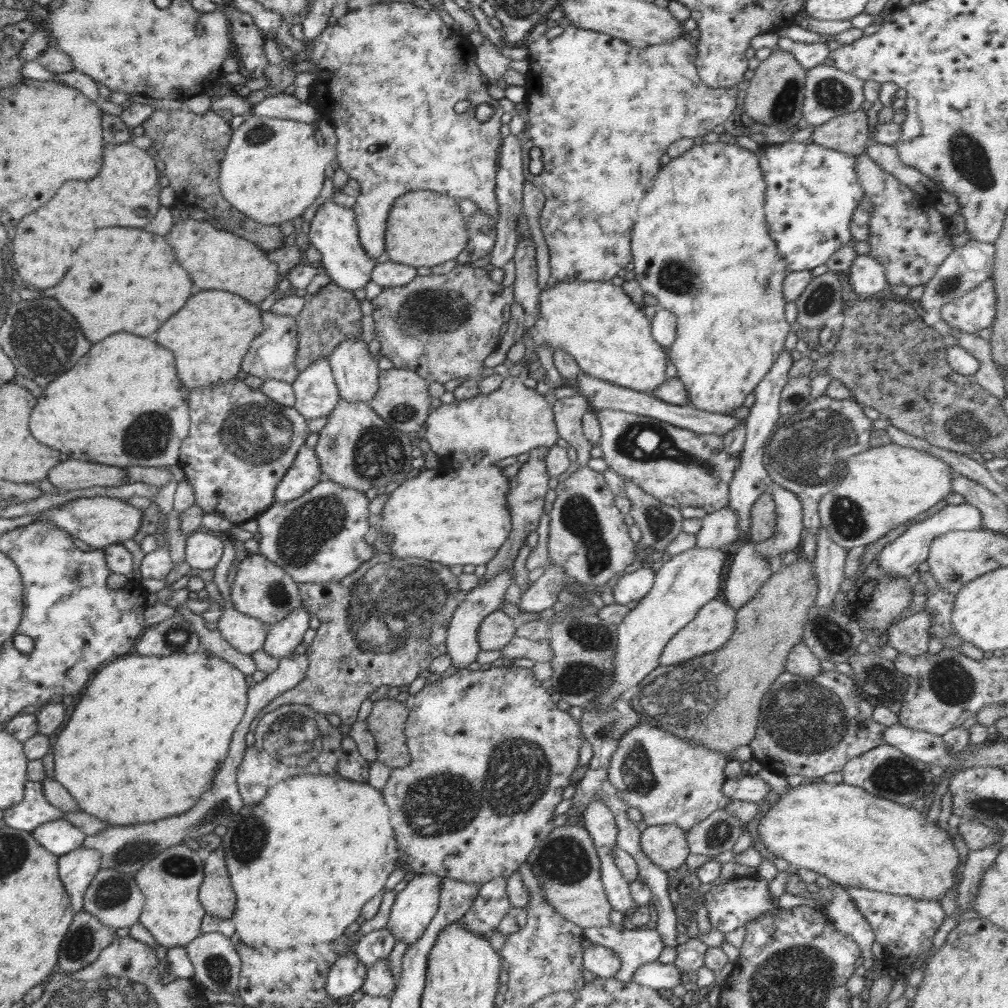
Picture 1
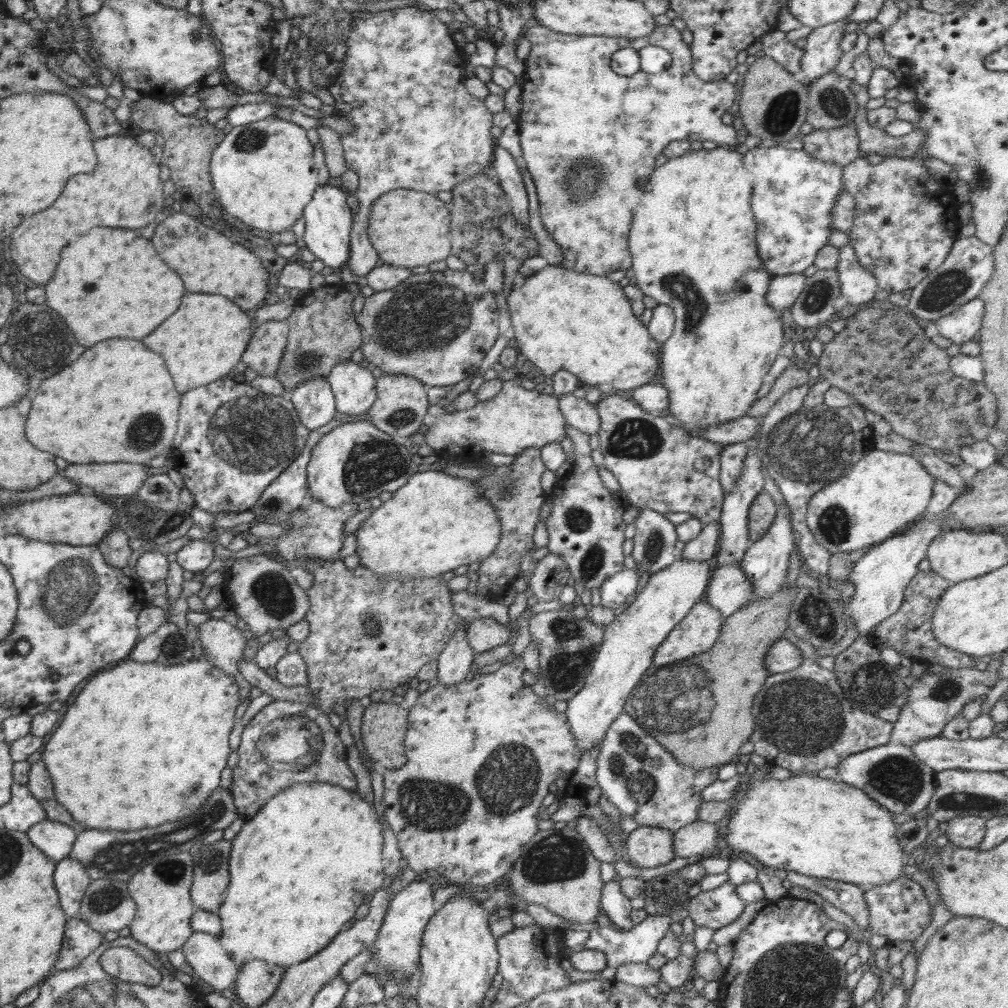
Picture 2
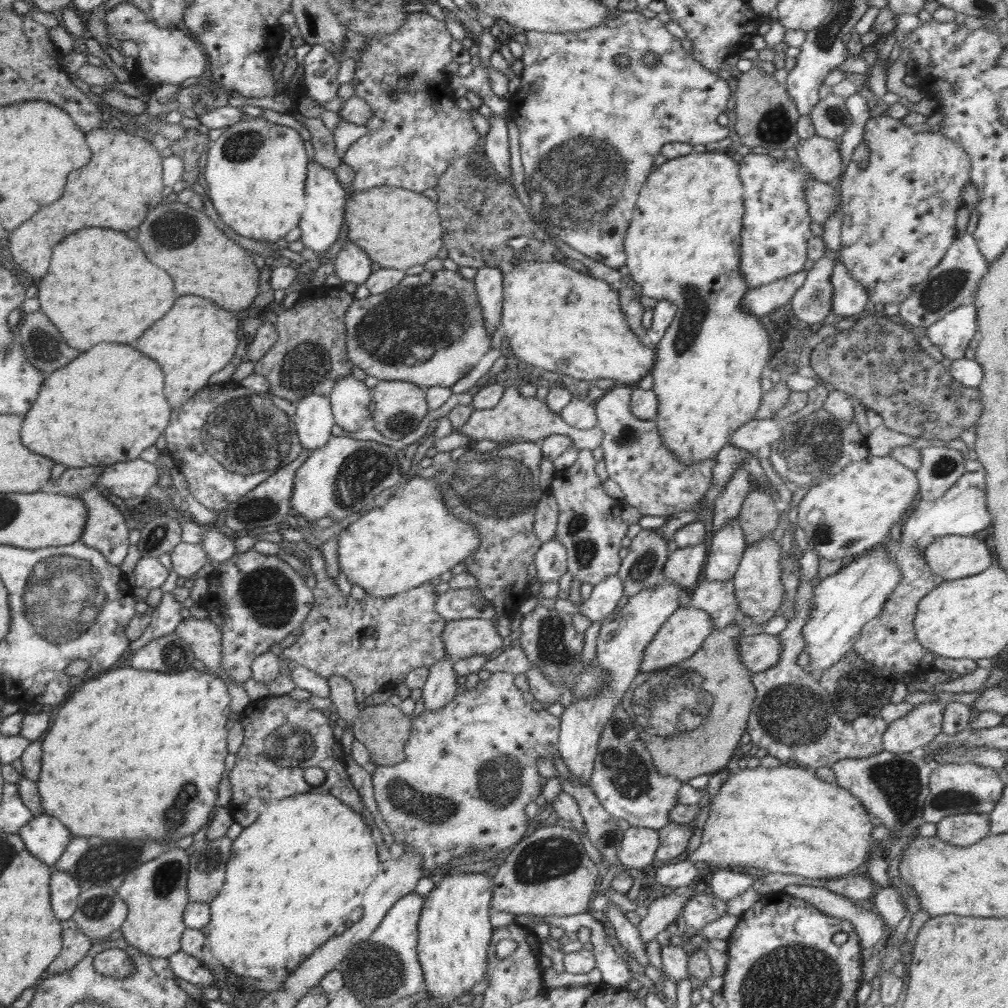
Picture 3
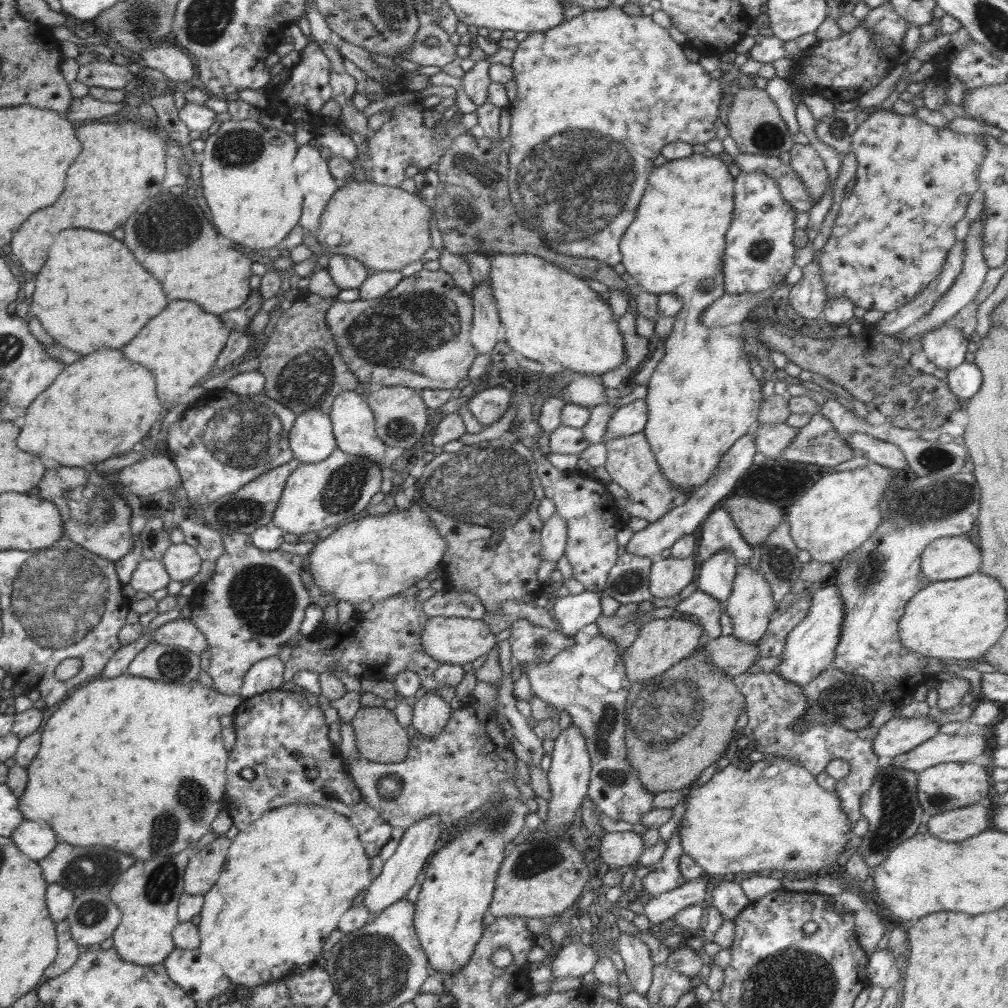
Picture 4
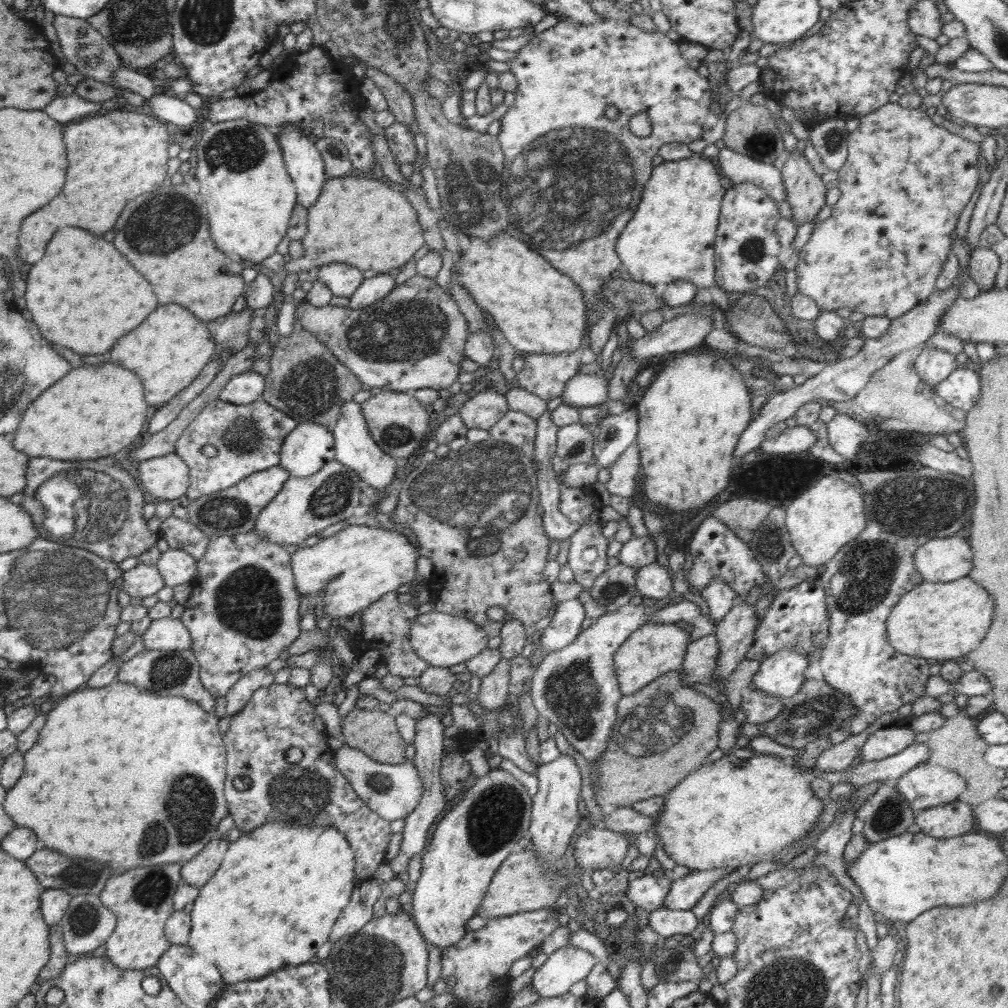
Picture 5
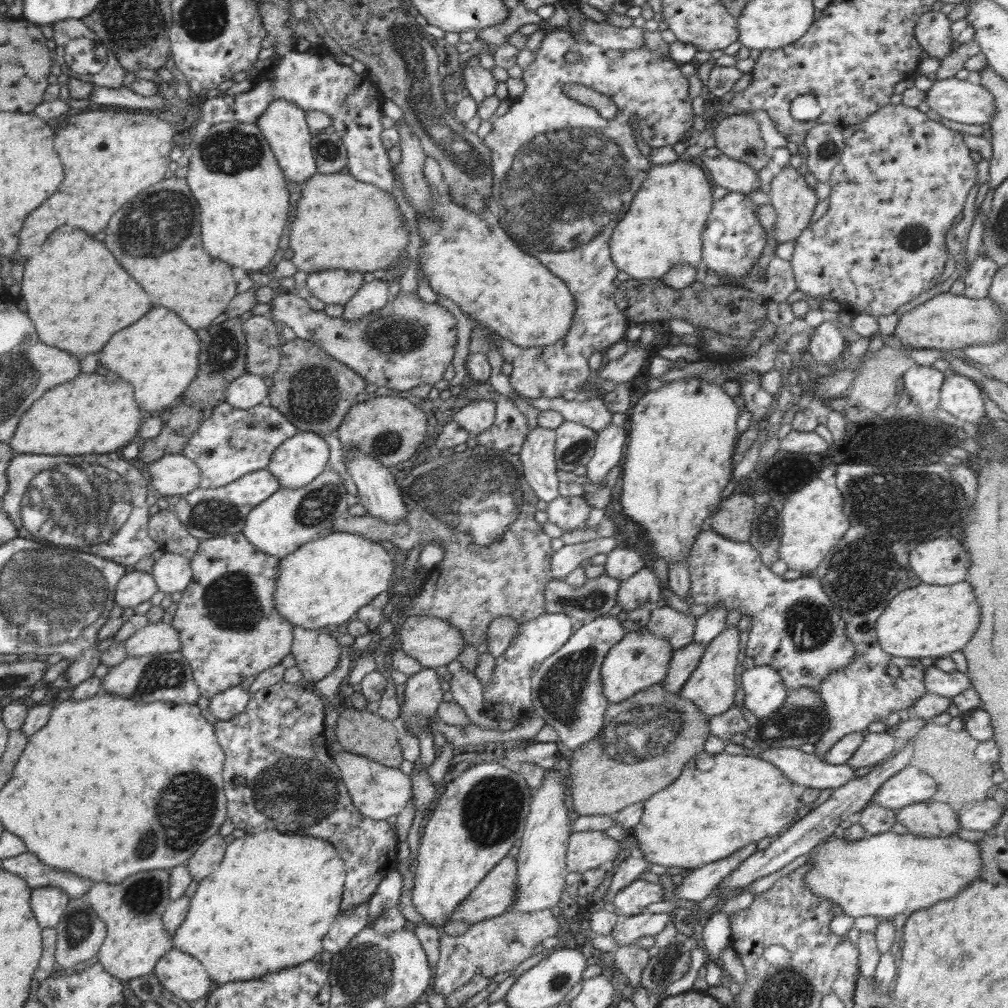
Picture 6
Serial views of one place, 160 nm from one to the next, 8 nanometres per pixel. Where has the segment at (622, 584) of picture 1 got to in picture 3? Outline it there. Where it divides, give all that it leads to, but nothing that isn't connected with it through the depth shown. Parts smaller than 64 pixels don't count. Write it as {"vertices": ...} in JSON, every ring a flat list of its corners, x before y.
{"vertices":[[615,574,606,580,593,585,591,595,576,605,569,599,558,598,555,609,564,614,576,614,579,612,591,621,602,621,612,614,618,606,618,600,622,598,624,587,622,581]]}

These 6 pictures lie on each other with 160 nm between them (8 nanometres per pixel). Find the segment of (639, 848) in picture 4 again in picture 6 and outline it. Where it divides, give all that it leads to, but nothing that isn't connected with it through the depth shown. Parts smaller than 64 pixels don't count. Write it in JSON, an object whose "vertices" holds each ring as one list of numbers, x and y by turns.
{"vertices":[[604,831,572,833,566,851,569,872,583,873,598,867,610,867,620,851,620,843]]}

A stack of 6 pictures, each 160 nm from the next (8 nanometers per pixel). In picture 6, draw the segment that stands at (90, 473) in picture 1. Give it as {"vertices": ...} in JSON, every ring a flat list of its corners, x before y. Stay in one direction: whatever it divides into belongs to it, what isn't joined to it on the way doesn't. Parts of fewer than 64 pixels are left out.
{"vertices":[[182,453,166,454,148,464,148,468,159,496,174,500,200,486,200,468]]}

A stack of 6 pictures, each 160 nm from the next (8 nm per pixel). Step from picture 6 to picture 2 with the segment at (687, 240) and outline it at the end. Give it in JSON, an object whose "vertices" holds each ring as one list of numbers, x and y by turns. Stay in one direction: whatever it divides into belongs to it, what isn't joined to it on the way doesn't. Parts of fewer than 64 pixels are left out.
{"vertices":[[723,148,691,150,678,158,671,158,659,167,656,167,650,175,645,185,642,200,636,208,633,217,632,230,630,230,628,243,631,254,631,268,636,278,637,286,650,298,654,298,660,304,667,304,673,308,675,314,674,331,669,340,660,344,660,372,662,375,662,386,666,386,669,394,669,405,667,409,675,418,677,425,689,433,690,436,699,436,699,430,716,426,721,422,736,420,747,414,749,406,757,400,756,393,760,390,762,383,768,379,768,370,774,362,776,356,781,352,784,345,784,327,780,320,780,312,775,311,767,303,768,285,774,275,770,275,764,269,764,263,758,255,756,245,756,228,754,222,754,211,750,207,752,198,752,185,754,183,753,174,744,168,743,155,734,148,724,150]]}

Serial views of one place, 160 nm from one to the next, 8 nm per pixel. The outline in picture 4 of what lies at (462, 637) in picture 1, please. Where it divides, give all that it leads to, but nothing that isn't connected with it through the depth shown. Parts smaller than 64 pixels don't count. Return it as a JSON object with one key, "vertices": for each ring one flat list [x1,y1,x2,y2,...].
{"vertices":[[430,690,430,693,416,700,413,708,411,724,421,736,424,735,428,739,440,734,440,730,446,726,452,712,450,703,446,703,440,696,437,696,435,691]]}

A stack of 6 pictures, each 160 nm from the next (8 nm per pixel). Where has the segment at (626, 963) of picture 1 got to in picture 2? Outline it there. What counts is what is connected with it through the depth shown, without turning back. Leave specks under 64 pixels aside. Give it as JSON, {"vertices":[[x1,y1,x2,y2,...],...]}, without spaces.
{"vertices":[[661,914,648,915,639,924,633,925,630,930,621,930,617,927,598,926,590,932,584,934,581,938,584,942,586,950,600,950,606,955,607,965,600,972,584,972,578,969,568,970,567,976,572,983,588,981,592,979,608,979,613,980,616,974,617,966,626,963,647,963,648,959,657,952,659,940,662,939,666,933,669,932,671,925,671,918]]}

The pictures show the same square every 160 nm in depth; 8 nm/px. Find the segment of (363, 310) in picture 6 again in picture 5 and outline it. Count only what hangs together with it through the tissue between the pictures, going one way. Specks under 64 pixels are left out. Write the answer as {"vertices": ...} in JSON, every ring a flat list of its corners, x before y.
{"vertices":[[386,273,377,274,374,278,366,278,349,296,349,307,356,310,370,306,384,298,396,285,394,278]]}

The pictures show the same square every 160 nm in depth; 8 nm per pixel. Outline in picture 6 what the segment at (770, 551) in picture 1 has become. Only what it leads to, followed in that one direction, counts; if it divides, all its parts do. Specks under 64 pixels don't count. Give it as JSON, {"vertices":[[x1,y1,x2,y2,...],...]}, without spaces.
{"vertices":[[725,627,712,642,707,644,700,662,692,672,692,676,688,678,687,684,682,686,679,693,680,697,696,704,696,707,708,717,708,720,727,712,735,704,738,652,740,652,738,627]]}

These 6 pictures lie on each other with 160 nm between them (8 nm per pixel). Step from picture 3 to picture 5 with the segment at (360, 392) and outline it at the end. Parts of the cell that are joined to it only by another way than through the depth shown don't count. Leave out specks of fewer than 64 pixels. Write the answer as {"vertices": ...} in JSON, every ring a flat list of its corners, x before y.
{"vertices":[[350,400,340,407,336,424,333,426,331,433,335,438,335,451,337,452,334,458,340,462,340,464,354,470,356,475,360,477,363,482,376,488,378,492,376,498,384,497,384,489,395,478,396,458,384,452,380,446,374,442,370,430,368,430,366,419,362,414,360,403]]}

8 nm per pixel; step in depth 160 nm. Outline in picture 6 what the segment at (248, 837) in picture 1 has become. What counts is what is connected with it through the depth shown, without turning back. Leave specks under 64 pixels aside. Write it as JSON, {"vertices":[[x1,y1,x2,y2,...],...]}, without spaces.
{"vertices":[[266,829,227,844,217,869,198,882,182,926,171,937,173,948,200,962,214,985,259,979,265,974,316,960,323,953,322,938,340,912,346,878,344,861,335,846,322,838,282,834]]}

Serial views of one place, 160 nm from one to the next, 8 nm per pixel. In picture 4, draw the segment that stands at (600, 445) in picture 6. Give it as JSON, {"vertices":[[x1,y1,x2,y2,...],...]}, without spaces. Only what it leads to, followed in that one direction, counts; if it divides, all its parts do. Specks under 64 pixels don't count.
{"vertices":[[636,399,614,411,608,421,603,442,610,438,620,438,627,434,636,434,643,430,647,423,647,404,644,399]]}

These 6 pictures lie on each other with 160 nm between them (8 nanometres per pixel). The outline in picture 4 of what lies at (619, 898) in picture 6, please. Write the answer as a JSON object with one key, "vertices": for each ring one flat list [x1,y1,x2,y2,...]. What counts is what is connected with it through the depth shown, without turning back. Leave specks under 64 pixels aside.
{"vertices":[[677,829,667,842,666,850,663,857,657,862,656,868,640,880,644,890,647,890,652,897,658,896,667,890,672,890,689,881,682,877,678,868,679,858,682,854,680,834]]}

